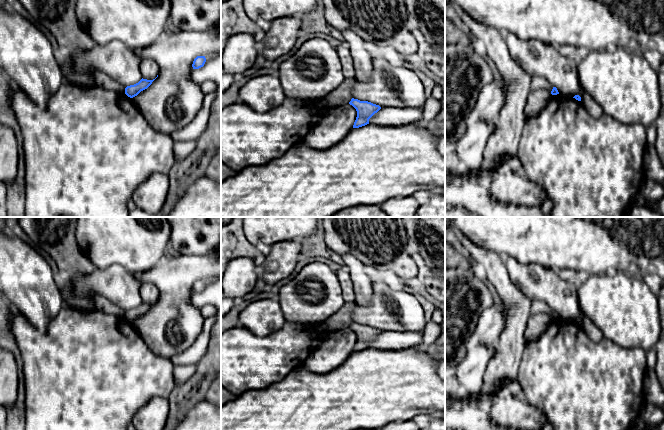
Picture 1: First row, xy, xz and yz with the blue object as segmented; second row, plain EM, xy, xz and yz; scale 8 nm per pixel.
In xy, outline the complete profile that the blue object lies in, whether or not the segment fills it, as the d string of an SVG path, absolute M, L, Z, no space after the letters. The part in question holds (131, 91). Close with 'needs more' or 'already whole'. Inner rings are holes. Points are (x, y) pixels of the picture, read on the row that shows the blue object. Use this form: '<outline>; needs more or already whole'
M142 78L138 83L136 83L134 85L127 86L125 88L125 94L128 97L133 98L133 97L137 96L141 91L147 89L152 84L152 82L154 80L155 79L147 80L147 79Z; already whole

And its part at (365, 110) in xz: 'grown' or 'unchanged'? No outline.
unchanged

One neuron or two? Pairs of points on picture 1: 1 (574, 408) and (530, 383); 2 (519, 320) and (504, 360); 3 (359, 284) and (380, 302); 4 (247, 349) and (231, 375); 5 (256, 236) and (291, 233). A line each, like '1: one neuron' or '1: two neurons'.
1: one neuron
2: one neuron
3: two neurons
4: one neuron
5: one neuron

